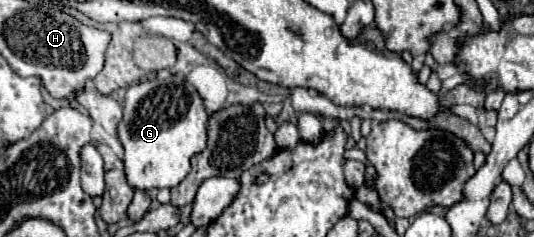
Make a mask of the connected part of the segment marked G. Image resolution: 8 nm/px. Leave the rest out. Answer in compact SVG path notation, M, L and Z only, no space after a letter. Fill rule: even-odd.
M182 75L130 85L124 101L124 119L118 127L128 183L144 191L176 187L190 173L190 159L206 149L206 121L208 113L200 93Z

